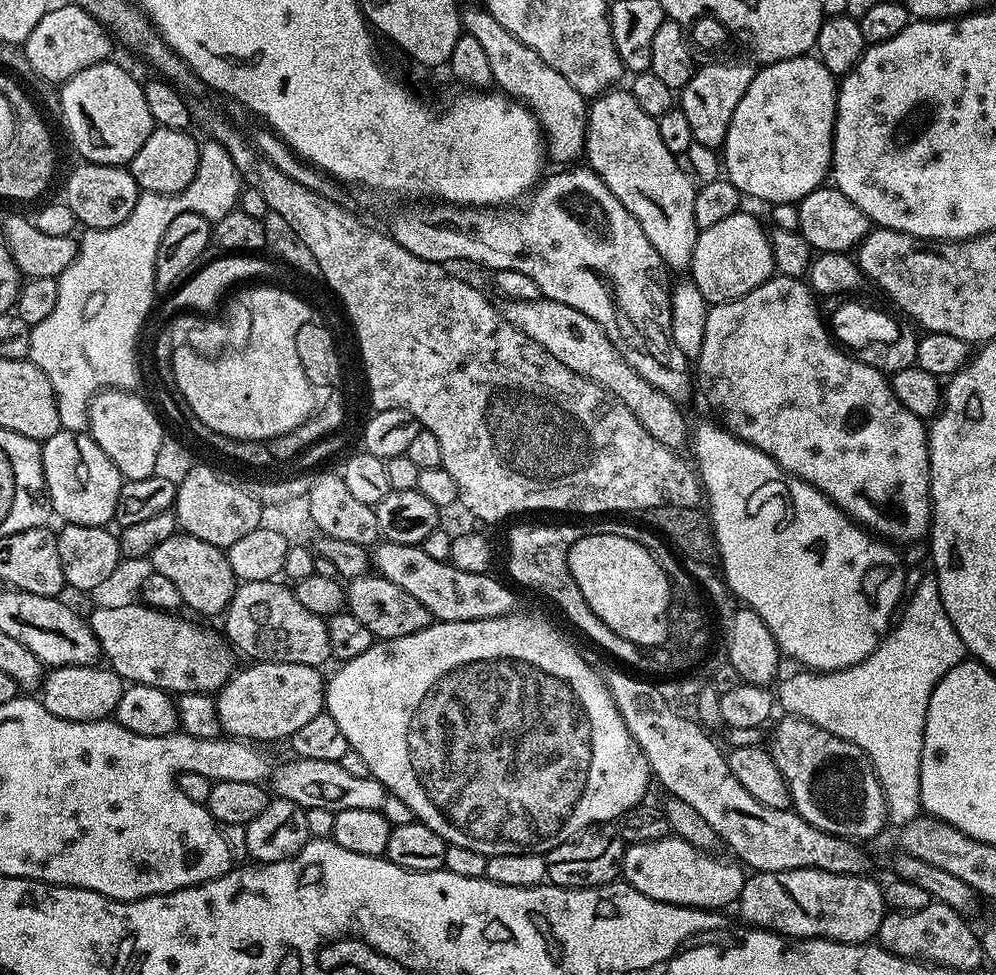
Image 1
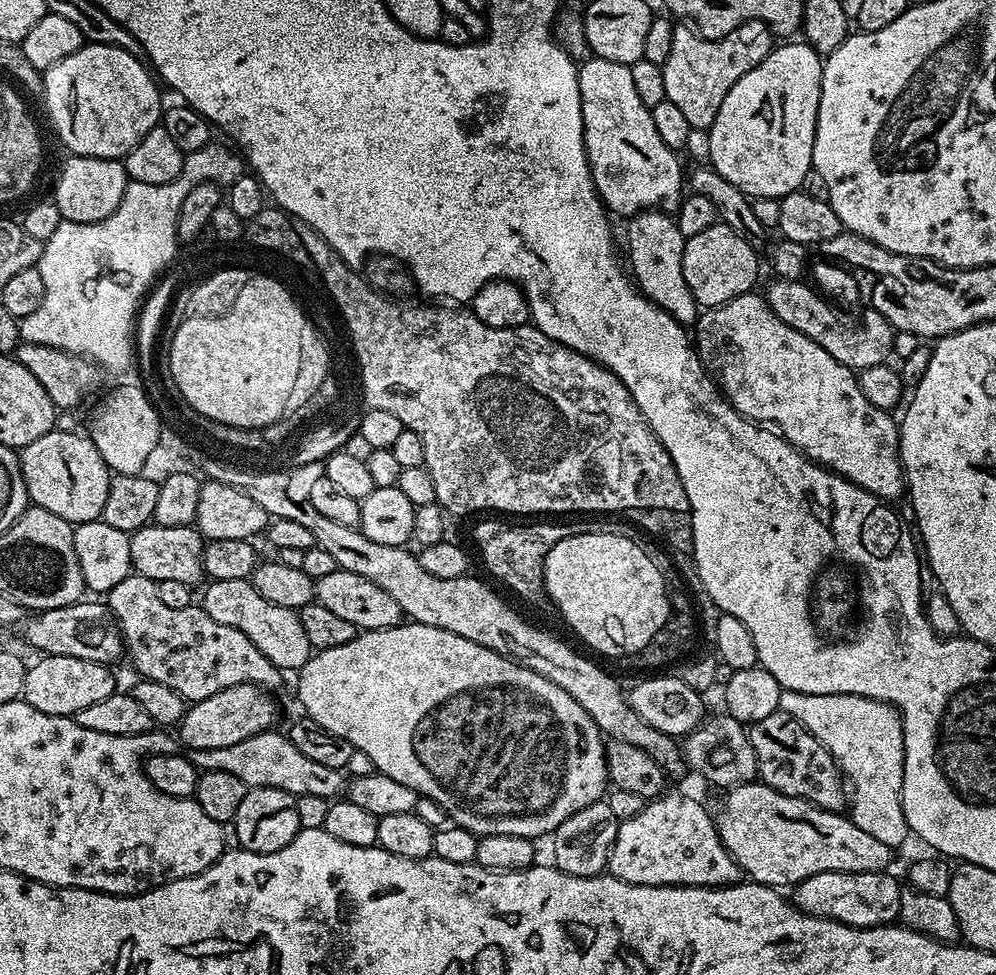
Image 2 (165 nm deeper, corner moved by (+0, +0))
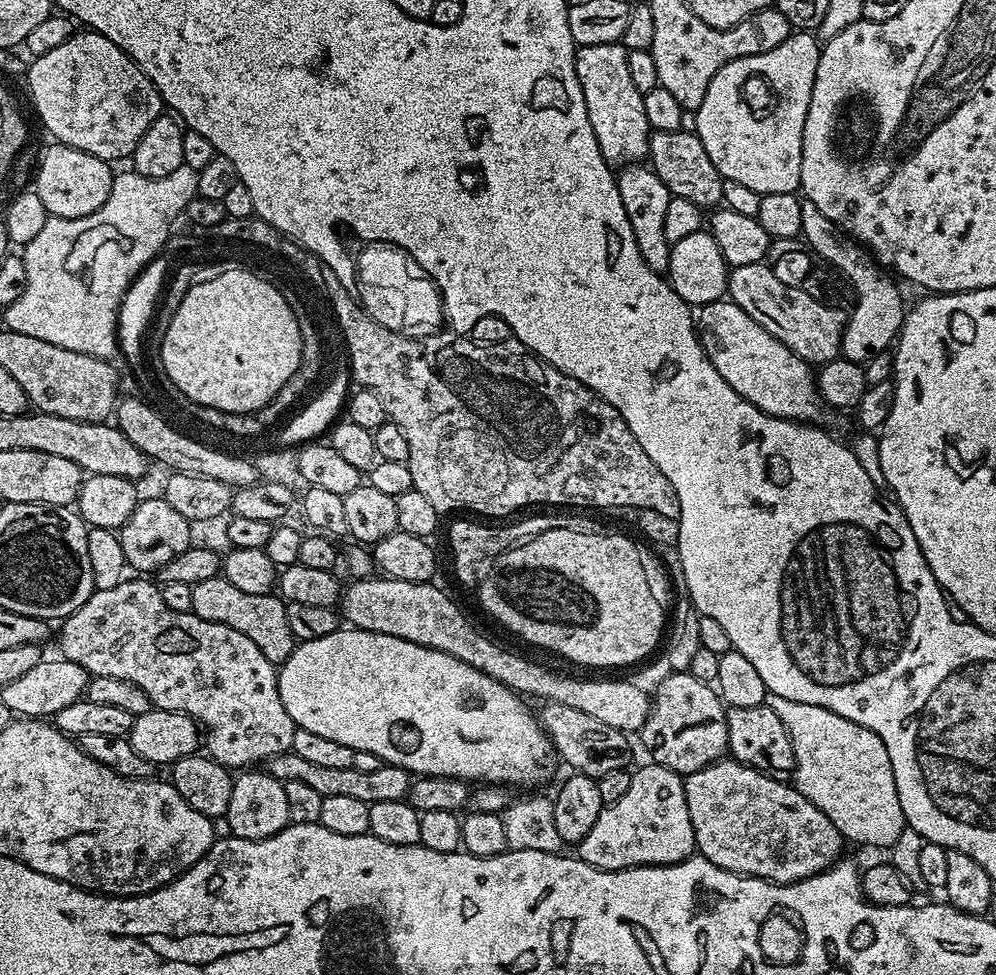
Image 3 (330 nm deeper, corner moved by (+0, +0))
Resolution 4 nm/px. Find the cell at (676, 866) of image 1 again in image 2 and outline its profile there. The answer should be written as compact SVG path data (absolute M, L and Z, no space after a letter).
M665 791L645 803L634 818L619 821L620 829L614 838L614 846L608 855L607 875L617 876L622 882L642 886L686 886L687 888L723 888L739 884L742 880L740 867L722 846L713 813L707 812L698 801L684 792Z

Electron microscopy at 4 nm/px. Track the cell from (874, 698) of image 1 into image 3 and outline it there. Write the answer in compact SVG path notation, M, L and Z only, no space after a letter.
M773 695L767 697L766 703L770 710L774 710L774 714L778 714L778 718L782 718L782 722L790 734L790 742L794 746L794 758L796 759L794 787L810 802L814 802L814 806L818 806L818 810L822 810L822 814L826 814L826 818L830 818L830 822L834 822L834 826L840 831L845 841L852 843L853 840L854 843L865 844L868 848L891 849L892 844L898 842L898 834L902 834L906 825L902 814L902 802L898 802L898 786L894 782L890 754L886 754L886 746L882 742L882 738L878 738L878 734L874 734L874 730L866 730L866 726L858 726L858 722L850 722L850 718L842 718L838 714L834 714L834 710L826 710L822 706L810 706L806 702L790 702L790 698Z

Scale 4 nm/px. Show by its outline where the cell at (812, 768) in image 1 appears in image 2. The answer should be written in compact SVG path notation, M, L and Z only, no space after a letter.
M778 710L751 724L748 737L750 746L754 746L756 770L763 783L787 796L809 800L827 812L845 811L850 796L836 759L793 716Z

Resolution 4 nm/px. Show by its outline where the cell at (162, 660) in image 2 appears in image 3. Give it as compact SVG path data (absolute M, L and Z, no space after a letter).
M125 578L120 581L118 586L110 586L110 590L95 589L91 598L77 612L71 612L70 615L65 616L59 625L59 628L61 627L59 655L70 662L78 662L78 666L82 666L88 671L89 677L109 676L110 678L122 678L126 682L134 682L134 686L138 686L138 690L142 690L146 694L146 698L150 698L153 708L181 712L189 716L191 720L195 720L197 725L206 733L207 755L229 770L244 770L249 766L259 765L256 764L259 760L268 762L282 755L283 752L289 751L294 742L297 727L290 718L290 714L286 714L286 706L282 706L282 698L278 690L280 677L277 665L271 664L266 658L266 654L262 654L262 650L258 650L258 646L254 646L254 642L250 642L250 638L246 638L246 634L238 634L238 630L230 630L230 626L225 624L206 622L195 616L193 612L170 610L170 606L166 606L166 602L162 602L160 588L148 581L151 579L136 579L140 580Z

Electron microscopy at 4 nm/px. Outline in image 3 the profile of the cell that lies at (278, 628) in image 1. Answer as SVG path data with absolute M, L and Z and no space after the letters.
M223 575L206 578L206 582L192 585L194 602L193 614L206 622L218 622L230 626L230 630L238 630L238 634L246 634L271 664L281 665L290 658L290 654L298 643L296 635L290 630L290 622L286 622L286 603L276 594L245 594L238 586L230 586Z

